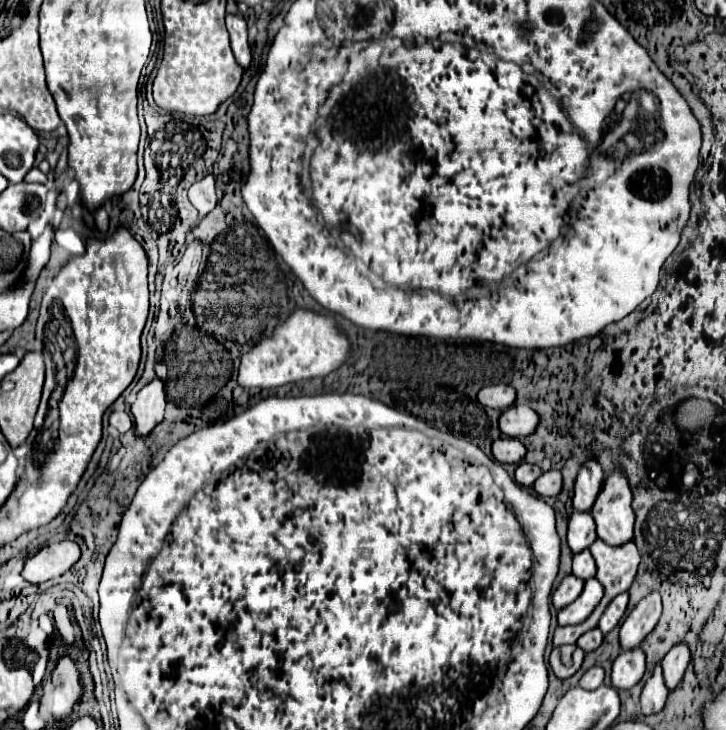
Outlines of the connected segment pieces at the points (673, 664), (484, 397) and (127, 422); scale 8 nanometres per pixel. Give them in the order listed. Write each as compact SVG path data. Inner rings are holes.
M675 645L667 657L661 661L661 667L663 667L663 679L665 679L665 685L669 691L675 691L679 689L681 681L683 681L683 675L689 667L689 649L687 645Z
M491 385L491 387L483 387L477 395L479 403L485 407L493 407L493 409L507 409L515 403L515 389L511 385Z
M113 411L109 417L109 423L119 431L119 433L127 433L129 429L133 429L133 421L125 411Z

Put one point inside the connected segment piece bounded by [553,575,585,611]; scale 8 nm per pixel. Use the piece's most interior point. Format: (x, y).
(570, 588)

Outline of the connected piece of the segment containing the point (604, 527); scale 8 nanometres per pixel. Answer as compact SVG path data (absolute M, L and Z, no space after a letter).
M615 469L603 483L603 489L591 509L597 523L597 535L613 547L633 541L635 513L631 509L631 489L625 473Z

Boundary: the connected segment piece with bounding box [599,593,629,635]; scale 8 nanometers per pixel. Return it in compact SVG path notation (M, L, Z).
M621 593L619 597L615 597L615 599L609 603L609 607L605 609L605 613L603 613L601 621L599 621L599 629L601 629L603 635L611 633L611 631L619 625L619 621L625 617L627 603L629 603L629 593Z

